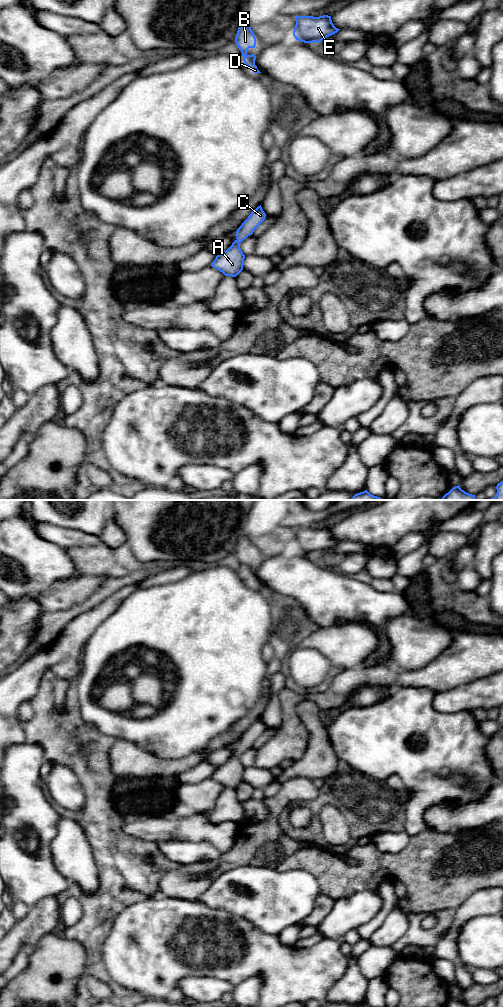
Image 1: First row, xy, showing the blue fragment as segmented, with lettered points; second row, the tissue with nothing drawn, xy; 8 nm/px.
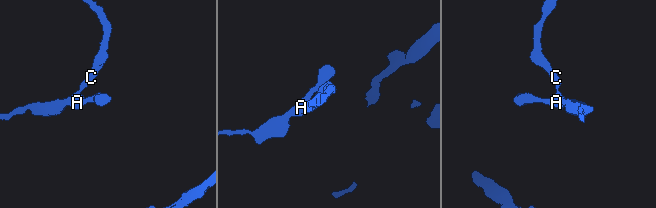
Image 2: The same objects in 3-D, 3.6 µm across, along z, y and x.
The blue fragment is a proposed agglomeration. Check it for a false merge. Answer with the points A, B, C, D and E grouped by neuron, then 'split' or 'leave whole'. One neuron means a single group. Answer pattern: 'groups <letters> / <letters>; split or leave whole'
groups A B C D E; leave whole

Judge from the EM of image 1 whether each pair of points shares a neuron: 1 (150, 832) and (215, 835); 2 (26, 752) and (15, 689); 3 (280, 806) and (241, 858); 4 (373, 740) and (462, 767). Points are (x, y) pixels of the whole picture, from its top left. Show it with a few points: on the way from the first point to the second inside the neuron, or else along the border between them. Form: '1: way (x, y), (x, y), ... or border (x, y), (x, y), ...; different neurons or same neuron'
1: way (166, 830), (199, 830); same neuron
2: border (27, 742), (10, 745); different neurons
3: way (272, 819), (270, 829), (254, 845); same neuron
4: way (395, 740), (412, 752), (433, 753), (440, 757); same neuron

